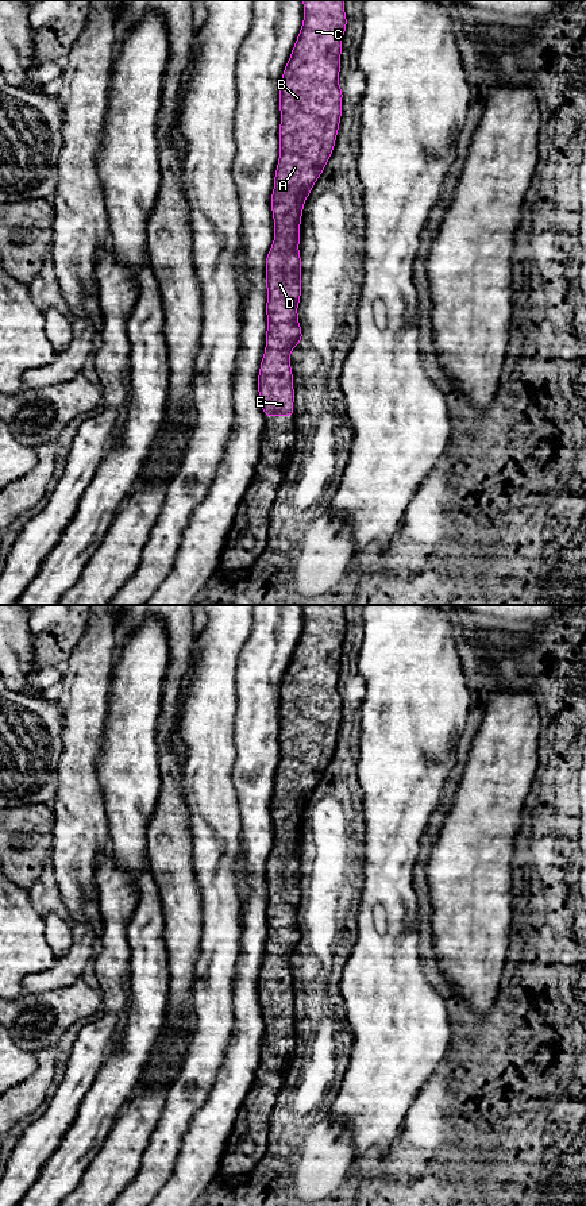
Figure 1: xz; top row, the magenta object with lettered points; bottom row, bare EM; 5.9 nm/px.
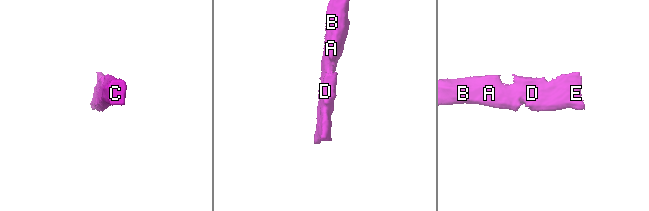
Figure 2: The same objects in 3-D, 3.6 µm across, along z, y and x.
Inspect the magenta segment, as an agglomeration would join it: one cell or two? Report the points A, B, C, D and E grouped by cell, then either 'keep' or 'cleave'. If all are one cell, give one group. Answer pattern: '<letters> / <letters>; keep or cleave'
A B C D E; keep

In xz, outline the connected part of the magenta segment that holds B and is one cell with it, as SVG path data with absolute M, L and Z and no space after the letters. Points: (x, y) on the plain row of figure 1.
M302 605L302 631L281 682L279 763L270 802L274 845L266 860L267 935L258 979L258 998L265 1022L294 1021L296 999L290 958L304 943L297 918L301 903L300 827L305 805L332 760L342 724L344 700L339 693L339 675L342 646L347 632L344 606Z

